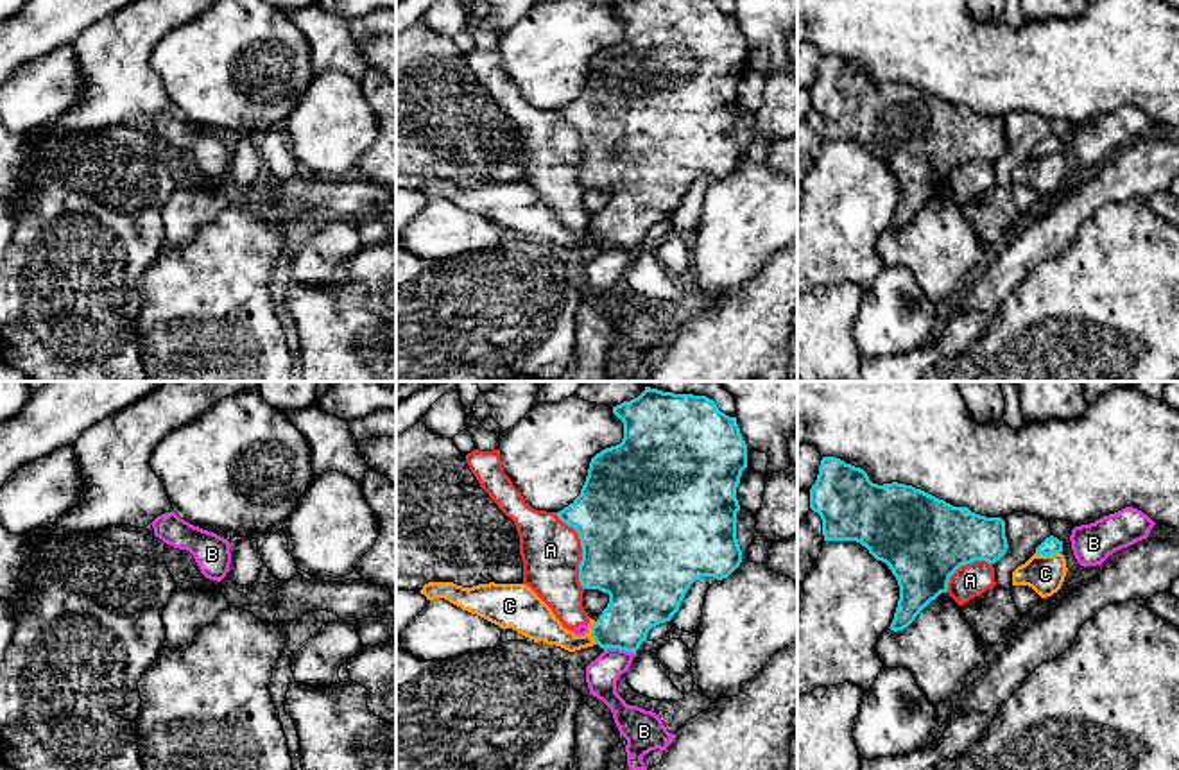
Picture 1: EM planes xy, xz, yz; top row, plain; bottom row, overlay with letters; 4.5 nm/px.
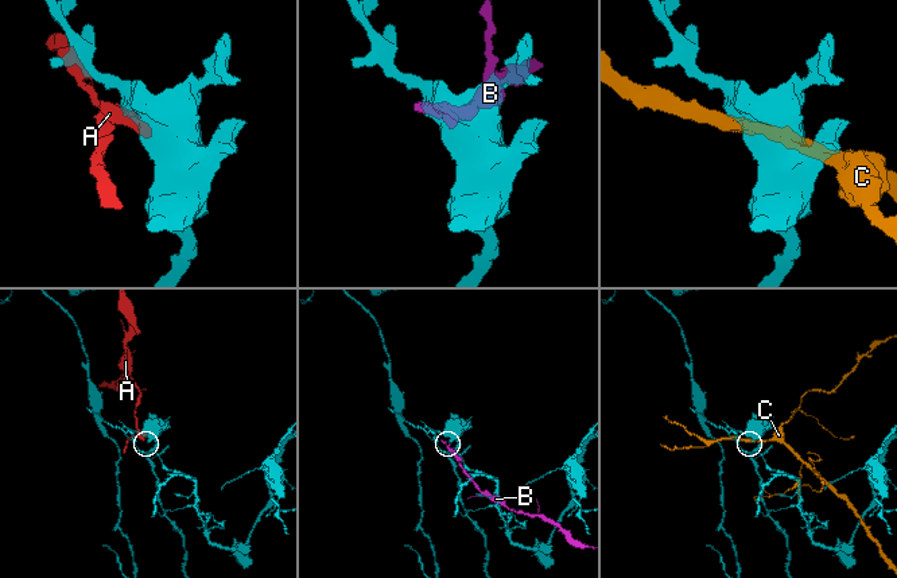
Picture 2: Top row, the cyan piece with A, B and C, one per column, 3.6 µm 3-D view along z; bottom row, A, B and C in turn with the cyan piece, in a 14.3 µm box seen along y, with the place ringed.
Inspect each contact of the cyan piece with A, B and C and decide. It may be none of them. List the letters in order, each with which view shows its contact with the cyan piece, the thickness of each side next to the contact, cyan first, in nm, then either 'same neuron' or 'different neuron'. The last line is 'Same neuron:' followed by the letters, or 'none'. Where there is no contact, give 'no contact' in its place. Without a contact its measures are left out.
A: xz | 500/280 nm | different neuron
B: xz | 280/140 nm | different neuron
C: yz | 80/180 nm | different neuron
Same neuron: none

